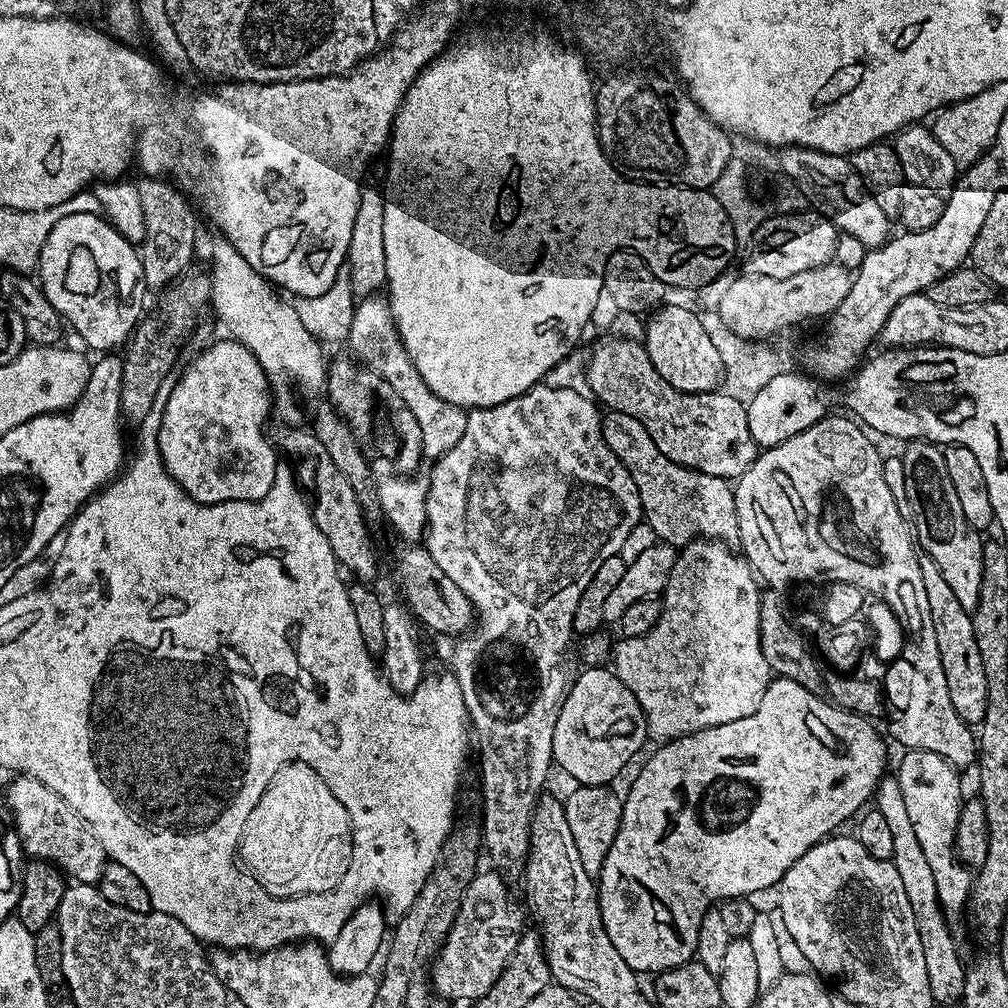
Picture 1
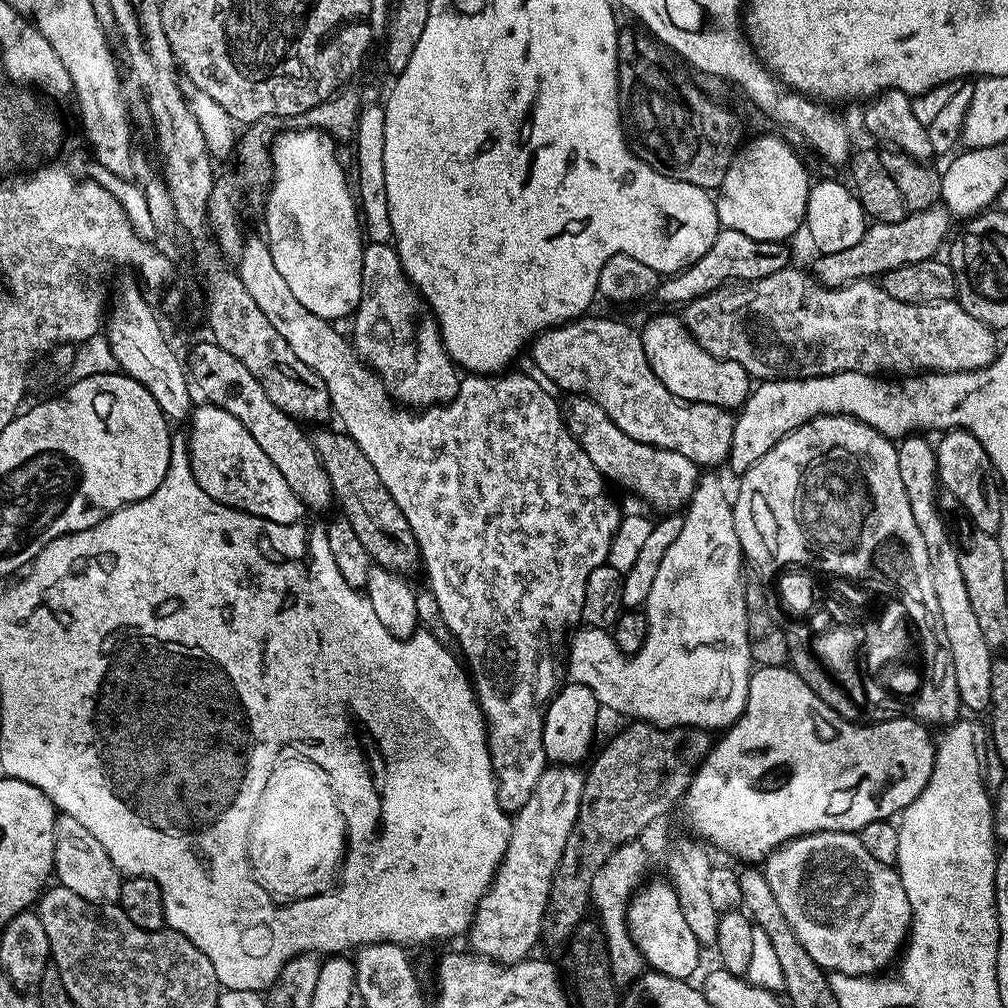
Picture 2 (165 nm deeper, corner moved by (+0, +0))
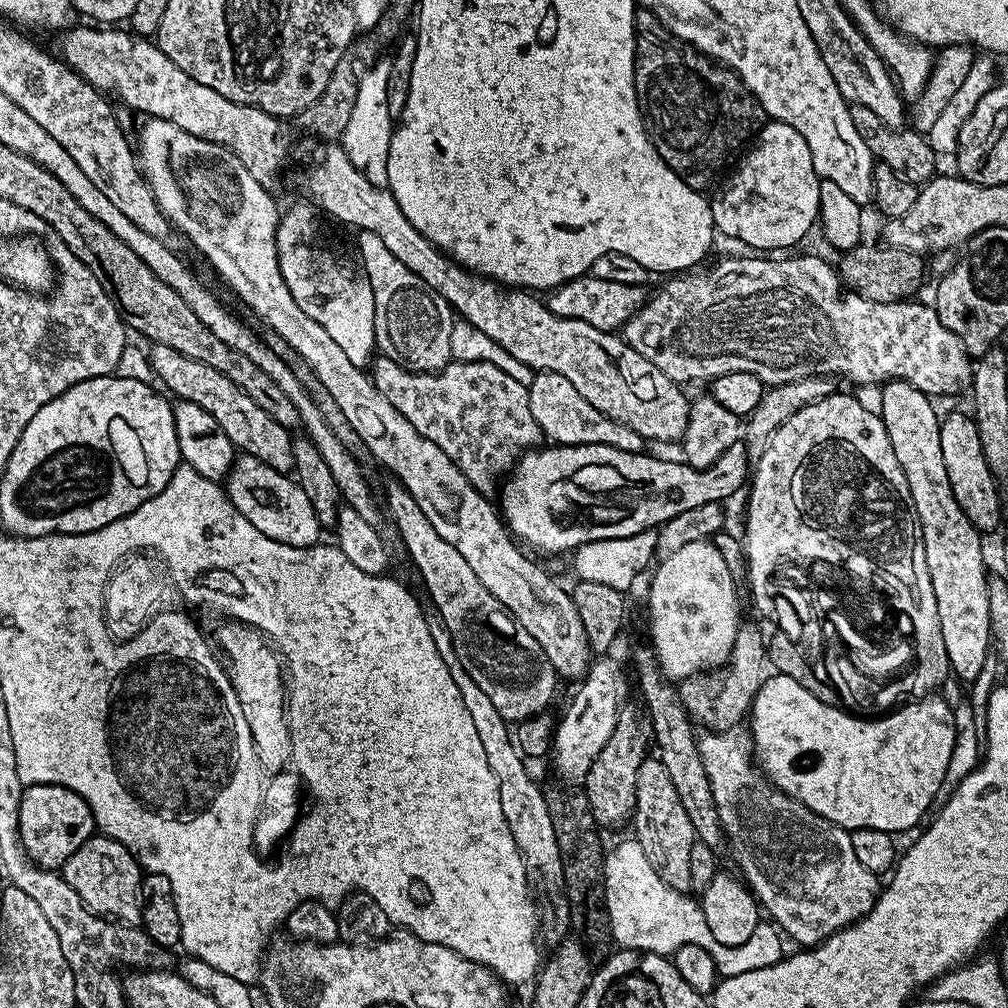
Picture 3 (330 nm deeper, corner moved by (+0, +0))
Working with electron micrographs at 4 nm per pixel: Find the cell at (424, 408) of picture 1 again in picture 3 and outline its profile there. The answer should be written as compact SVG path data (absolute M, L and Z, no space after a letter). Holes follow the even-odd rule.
M360 232L360 260L362 271L374 290L374 334L376 348L389 356L398 366L412 372L440 372L453 363L451 330L454 310L414 270L406 270L378 234Z

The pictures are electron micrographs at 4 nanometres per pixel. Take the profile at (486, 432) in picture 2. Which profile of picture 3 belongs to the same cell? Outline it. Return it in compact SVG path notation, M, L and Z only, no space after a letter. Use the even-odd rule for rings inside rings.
M380 354L371 361L370 375L379 392L390 398L390 406L406 417L418 434L441 448L485 494L497 491L498 481L520 459L522 450L535 449L541 443L539 424L530 412L528 386L490 362L455 361L440 372L412 372Z

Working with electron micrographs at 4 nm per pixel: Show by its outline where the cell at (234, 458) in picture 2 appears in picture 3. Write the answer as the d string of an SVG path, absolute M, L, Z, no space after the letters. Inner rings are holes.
M237 455L234 467L226 477L226 491L230 502L266 538L288 548L308 548L321 543L322 529L310 498L296 484L291 475L261 464L253 456Z

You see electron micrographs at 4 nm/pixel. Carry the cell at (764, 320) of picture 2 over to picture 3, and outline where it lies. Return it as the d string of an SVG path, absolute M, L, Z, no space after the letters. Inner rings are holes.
M748 254L752 256L736 256L733 260L724 260L716 264L708 273L701 270L692 270L679 278L672 278L669 284L664 284L656 293L649 295L640 311L626 321L622 329L622 335L627 344L634 346L646 358L646 362L654 362L666 378L681 386L688 386L691 380L705 380L711 382L721 376L729 376L735 372L754 374L766 386L775 386L794 382L811 376L830 376L841 378L845 376L856 384L883 385L890 380L910 382L918 390L925 392L929 398L936 396L956 396L959 392L967 393L972 387L972 370L974 367L973 357L962 346L958 334L953 334L942 326L942 318L938 318L935 307L928 304L912 304L916 302L897 302L883 304L882 302L870 302L870 298L862 298L854 291L845 290L840 282L840 273L835 267L832 268L820 256L796 256L793 260L763 260L763 255Z

